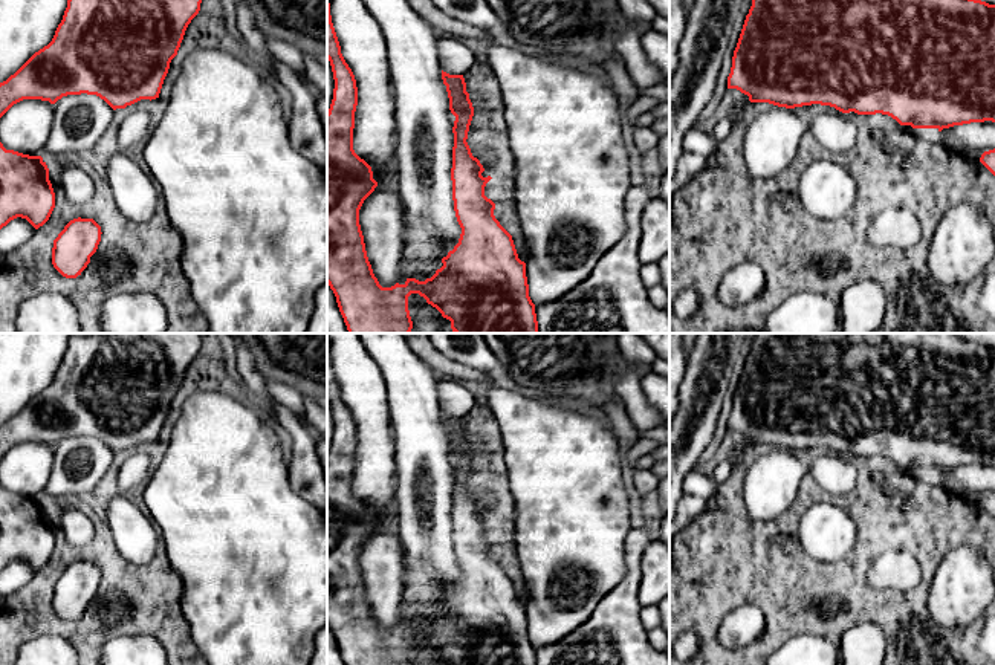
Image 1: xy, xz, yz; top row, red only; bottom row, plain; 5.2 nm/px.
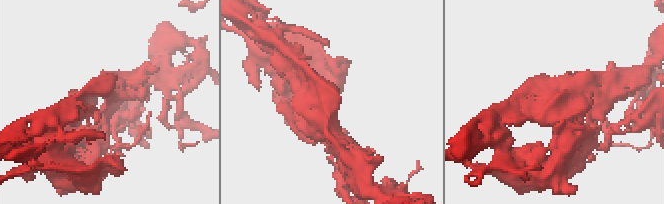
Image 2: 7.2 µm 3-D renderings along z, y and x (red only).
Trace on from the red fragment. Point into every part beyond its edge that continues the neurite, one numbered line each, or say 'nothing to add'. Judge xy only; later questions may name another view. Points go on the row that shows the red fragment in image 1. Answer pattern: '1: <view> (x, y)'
nothing to add

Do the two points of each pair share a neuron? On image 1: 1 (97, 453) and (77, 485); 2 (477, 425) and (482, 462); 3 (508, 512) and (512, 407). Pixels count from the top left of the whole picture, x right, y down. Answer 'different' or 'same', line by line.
1: same
2: same
3: different

